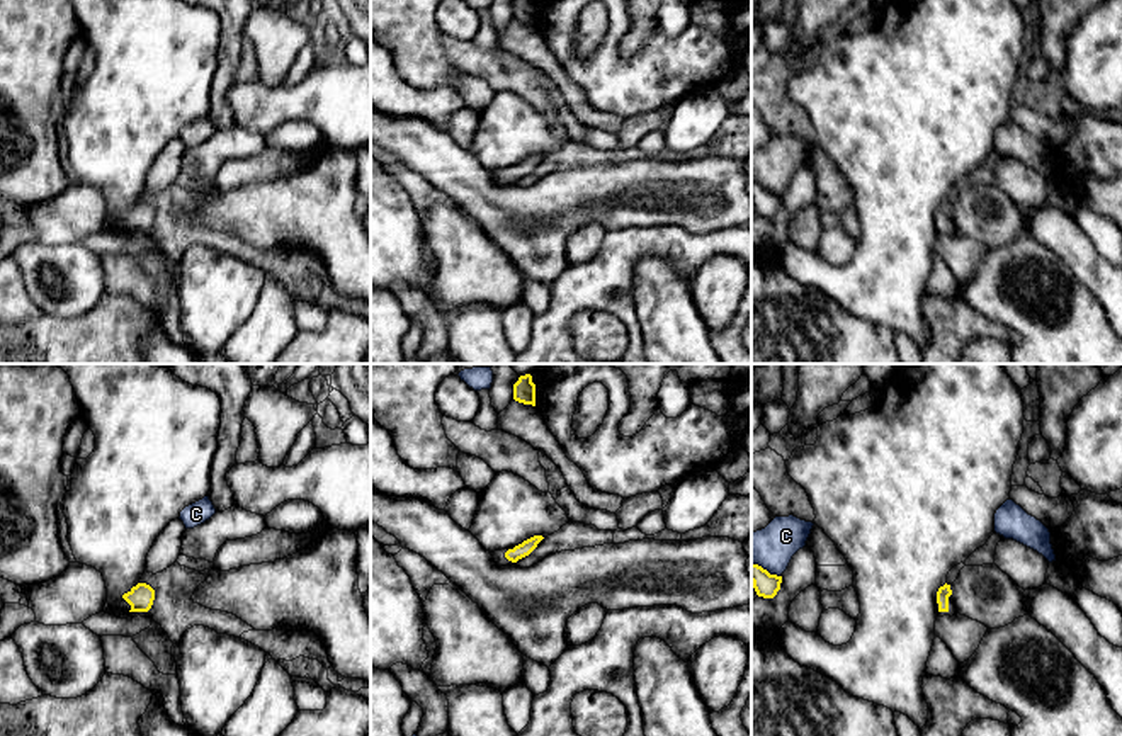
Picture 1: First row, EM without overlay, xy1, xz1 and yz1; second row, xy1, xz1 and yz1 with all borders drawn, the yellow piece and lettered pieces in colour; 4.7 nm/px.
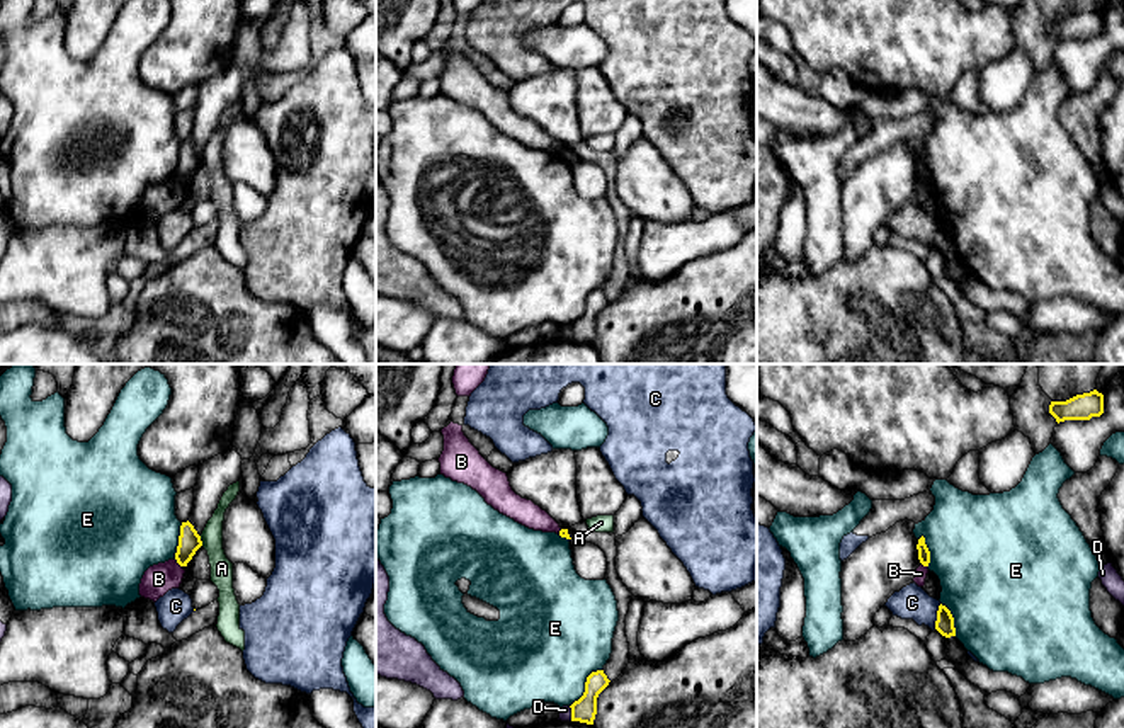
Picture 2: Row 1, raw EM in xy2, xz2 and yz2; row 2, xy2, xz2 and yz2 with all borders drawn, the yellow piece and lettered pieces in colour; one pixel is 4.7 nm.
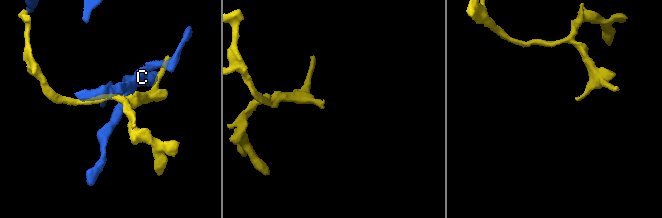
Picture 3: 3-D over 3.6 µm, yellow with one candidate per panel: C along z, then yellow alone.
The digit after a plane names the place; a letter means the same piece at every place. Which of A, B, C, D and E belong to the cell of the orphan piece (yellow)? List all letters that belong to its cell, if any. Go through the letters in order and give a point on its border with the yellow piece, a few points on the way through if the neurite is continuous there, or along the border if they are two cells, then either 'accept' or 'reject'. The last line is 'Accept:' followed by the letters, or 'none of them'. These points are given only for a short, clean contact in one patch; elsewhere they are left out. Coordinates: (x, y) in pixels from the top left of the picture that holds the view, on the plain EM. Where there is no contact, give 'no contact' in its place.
A: contact xy2 (201, 160); reject
B: contact xy2 (177, 181); border xy2 (175, 177), (181, 186); reject
C: contact yz2 (937, 235); reject
D: contact xz2 (572, 332); border xz2 (568, 325), (572, 339); reject
E: contact xz2 (585, 305); reject
Accept: none of them

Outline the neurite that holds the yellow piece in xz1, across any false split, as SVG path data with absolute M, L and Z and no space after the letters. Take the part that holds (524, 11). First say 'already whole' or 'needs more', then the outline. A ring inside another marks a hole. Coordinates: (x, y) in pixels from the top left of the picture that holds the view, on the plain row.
already whole; M517 0L513 3L513 19L536 25L536 3L532 0Z

